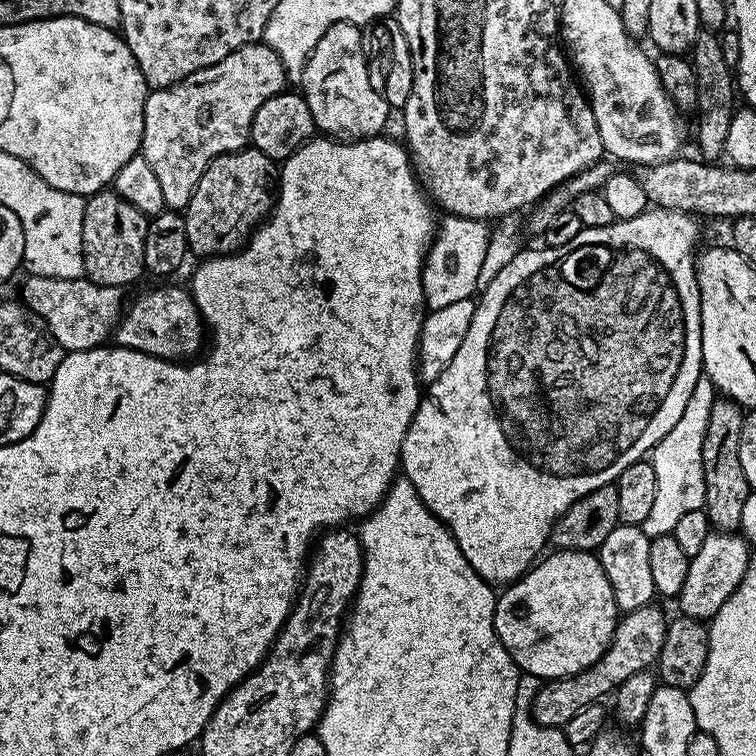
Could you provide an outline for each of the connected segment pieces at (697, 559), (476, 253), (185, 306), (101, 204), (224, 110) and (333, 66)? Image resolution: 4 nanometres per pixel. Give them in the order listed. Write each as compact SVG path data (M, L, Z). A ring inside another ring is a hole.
M713 530L709 532L702 550L690 557L686 570L686 582L678 597L679 615L689 616L695 620L711 621L722 610L726 598L738 590L742 578L748 569L750 545L740 534Z
M448 214L439 221L422 270L424 302L429 309L471 300L477 295L478 274L481 273L482 262L485 261L492 231L489 221L465 216Z
M187 287L156 288L153 292L142 293L133 304L131 301L125 307L114 340L121 348L138 350L163 360L184 362L195 357L200 347L200 351L205 347L206 325L200 317L200 307Z
M114 190L95 192L84 201L82 214L82 254L84 276L96 284L125 286L145 275L142 249L146 246L146 226L149 217L134 210L126 198Z
M253 42L234 50L234 54L226 54L226 58L222 58L222 62L214 62L214 66L206 66L165 88L149 91L144 107L144 129L139 155L150 162L154 175L158 177L165 209L187 208L206 166L210 166L214 158L249 147L248 135L254 114L258 114L258 106L262 106L266 98L274 98L274 94L285 91L288 83L282 58L278 58L278 54L274 54L268 44Z
M347 20L330 26L330 30L322 34L304 67L302 94L310 106L310 114L314 114L317 129L325 137L366 140L369 136L381 135L388 124L388 103L374 86L370 86L361 25Z

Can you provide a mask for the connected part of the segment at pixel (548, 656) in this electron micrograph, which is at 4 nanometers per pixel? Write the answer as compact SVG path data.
M578 550L553 553L497 595L494 614L494 630L517 668L544 682L576 676L598 662L618 623L614 590L610 590L599 555Z

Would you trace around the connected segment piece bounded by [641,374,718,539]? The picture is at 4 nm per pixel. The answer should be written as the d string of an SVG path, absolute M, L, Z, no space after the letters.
M701 374L694 386L694 394L690 394L690 402L686 402L686 410L682 410L682 418L674 422L674 430L659 440L650 453L654 474L658 477L658 491L653 509L641 524L649 539L669 535L683 515L702 506L700 443L704 441L706 426L710 422L710 406L717 396L712 380Z

